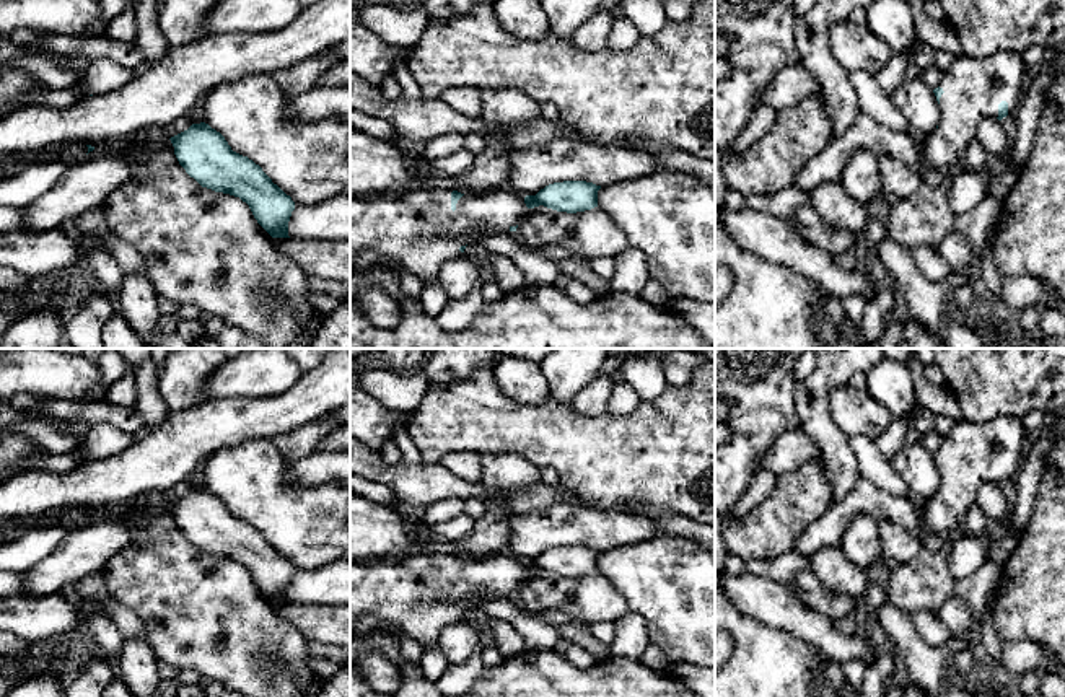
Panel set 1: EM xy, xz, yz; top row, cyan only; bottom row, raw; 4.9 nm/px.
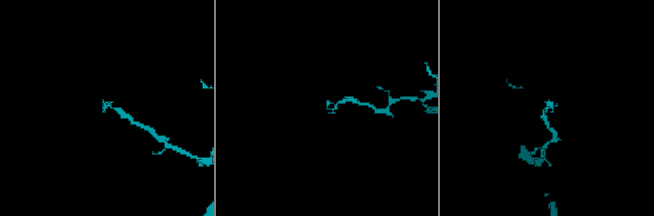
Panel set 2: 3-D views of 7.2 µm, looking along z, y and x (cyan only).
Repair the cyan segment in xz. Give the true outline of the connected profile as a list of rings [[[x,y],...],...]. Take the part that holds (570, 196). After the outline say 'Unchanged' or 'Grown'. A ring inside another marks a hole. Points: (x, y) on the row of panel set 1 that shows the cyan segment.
[[[563,181],[526,197],[498,189],[464,195],[438,184],[405,195],[350,199],[350,272],[358,270],[363,252],[378,252],[384,259],[381,267],[414,275],[422,285],[432,283],[446,261],[466,256],[466,246],[484,235],[516,231],[528,212],[539,205],[567,213],[591,210],[598,207],[599,189],[586,181]]]. Grown

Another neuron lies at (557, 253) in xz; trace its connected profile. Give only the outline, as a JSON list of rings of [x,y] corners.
[[[547,244],[542,248],[536,248],[536,251],[539,254],[542,254],[544,257],[557,261],[557,262],[563,261],[563,259],[576,259],[576,261],[583,261],[583,262],[589,264],[589,261],[585,261],[585,259],[575,256],[572,251],[568,251],[567,248],[563,248],[560,244]]]

